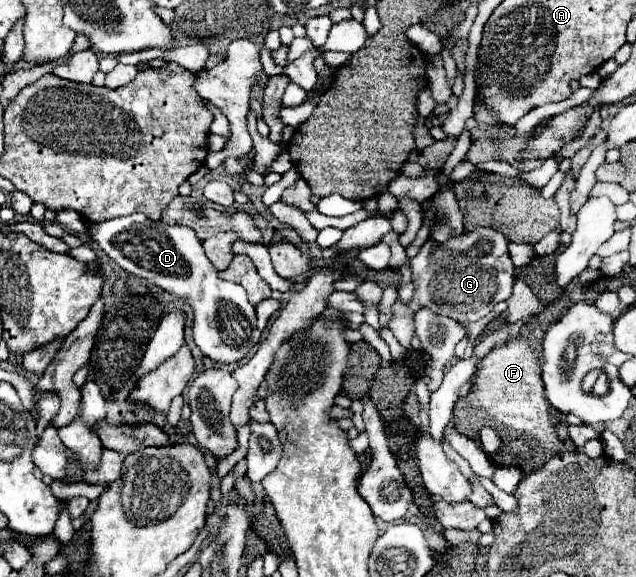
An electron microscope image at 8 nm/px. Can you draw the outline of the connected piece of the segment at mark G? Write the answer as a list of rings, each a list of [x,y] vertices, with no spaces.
[[[475,228],[473,232],[451,236],[447,242],[429,238],[421,246],[419,254],[411,260],[415,284],[413,300],[409,306],[395,302],[395,316],[387,326],[401,346],[411,348],[411,338],[415,332],[413,314],[421,306],[427,306],[435,314],[449,316],[461,324],[469,324],[487,316],[497,302],[507,300],[515,282],[515,266],[509,256],[509,244],[511,242],[505,238],[505,234],[499,234],[493,228]]]

